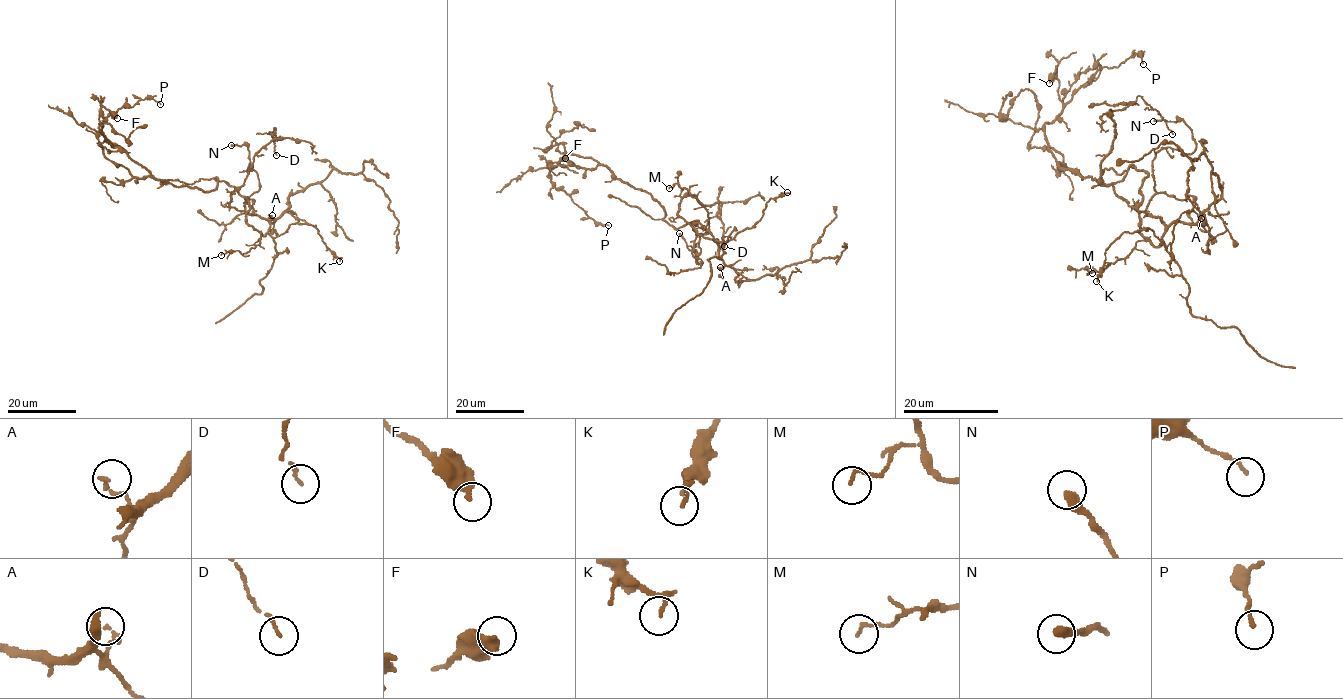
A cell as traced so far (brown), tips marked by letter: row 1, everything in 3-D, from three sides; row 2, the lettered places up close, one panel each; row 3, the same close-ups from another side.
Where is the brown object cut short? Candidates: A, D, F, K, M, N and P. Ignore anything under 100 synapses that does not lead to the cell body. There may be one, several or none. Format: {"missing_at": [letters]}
{"missing_at": []}

